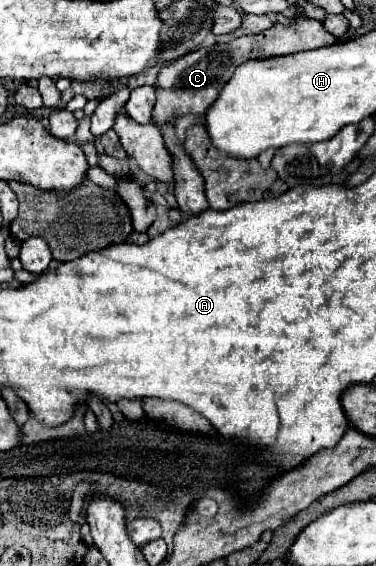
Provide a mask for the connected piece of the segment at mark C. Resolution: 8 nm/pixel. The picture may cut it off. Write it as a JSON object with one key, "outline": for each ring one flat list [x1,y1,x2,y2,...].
{"outline":[[298,19,296,25,284,27,276,23,262,35,248,35,248,37,238,37,226,45,216,43,214,47,208,49,198,49,192,51,176,61,170,61,162,67,154,89,156,89,156,105,152,111,152,123,154,125,164,125,170,121,176,121,182,115,202,115,206,107,218,97,220,89,226,85,226,81,232,77,234,69,244,63,246,59,256,59,256,57,278,57,278,55,290,55,298,51,308,51,308,49,320,49,320,47,330,47,338,39,330,35,320,21,316,19]]}

